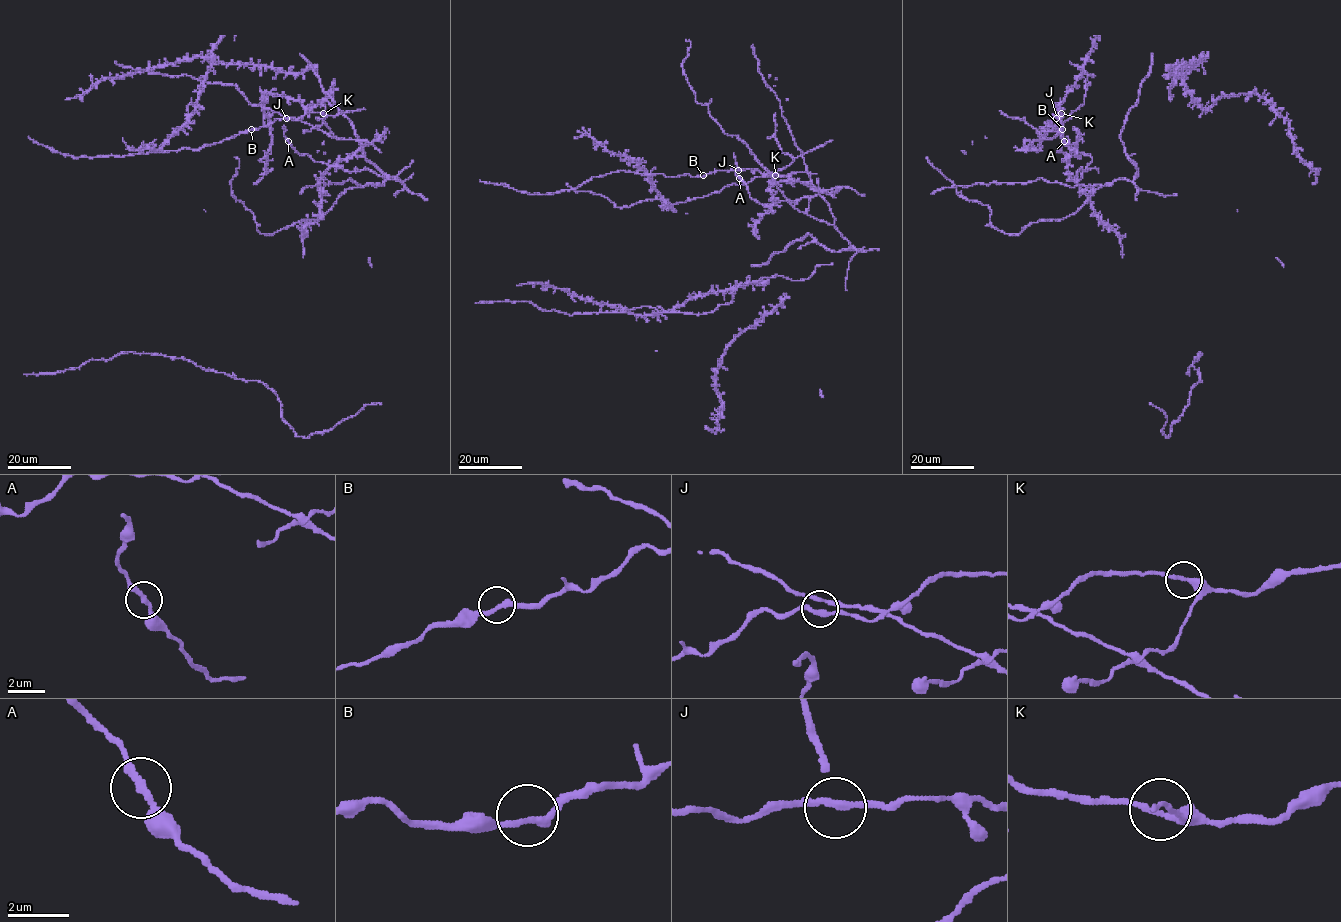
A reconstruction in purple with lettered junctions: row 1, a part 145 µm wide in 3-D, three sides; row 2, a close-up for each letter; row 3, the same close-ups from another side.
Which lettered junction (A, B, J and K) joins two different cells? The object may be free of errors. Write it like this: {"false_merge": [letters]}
{"false_merge": []}

